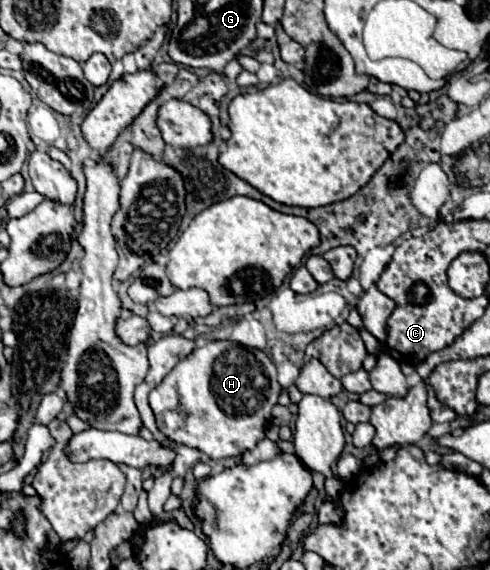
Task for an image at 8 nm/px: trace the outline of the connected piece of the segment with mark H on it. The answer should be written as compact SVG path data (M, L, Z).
M216 340L180 360L150 392L150 406L158 430L168 440L196 448L212 460L222 460L256 448L272 422L272 408L278 402L278 394L276 366L264 352Z

